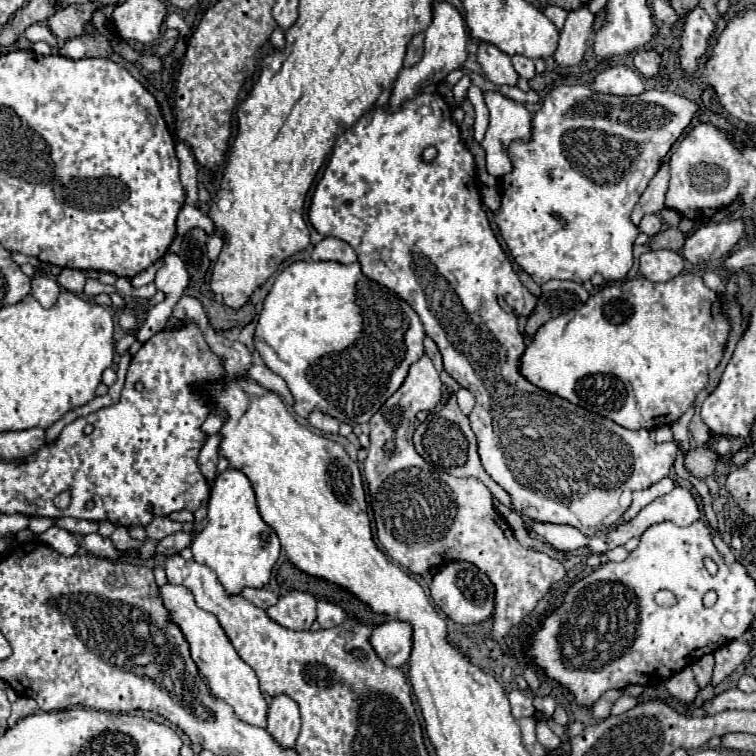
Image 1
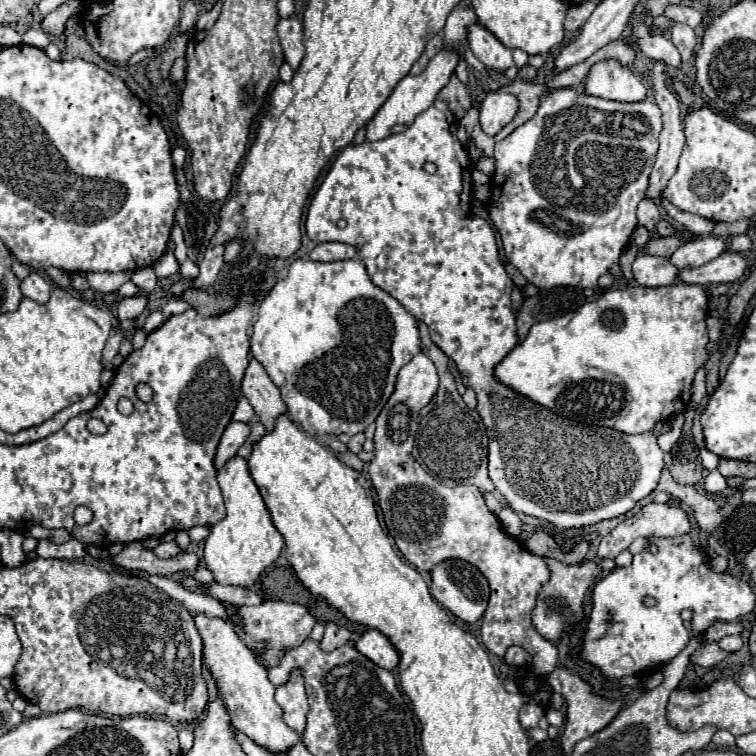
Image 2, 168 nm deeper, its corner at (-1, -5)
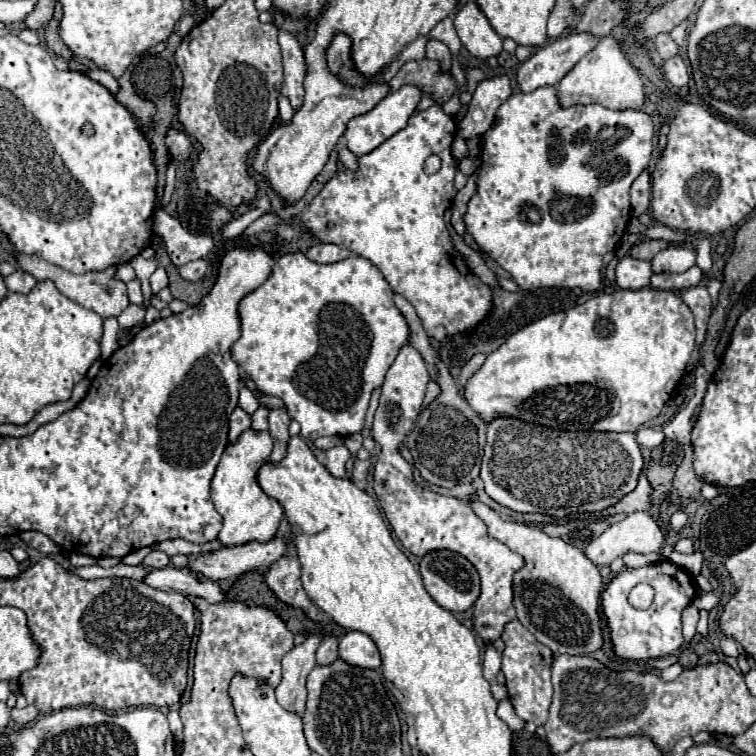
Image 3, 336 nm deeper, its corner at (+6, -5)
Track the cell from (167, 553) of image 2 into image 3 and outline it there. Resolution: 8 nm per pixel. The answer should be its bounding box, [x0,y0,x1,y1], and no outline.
[143,550,169,568]

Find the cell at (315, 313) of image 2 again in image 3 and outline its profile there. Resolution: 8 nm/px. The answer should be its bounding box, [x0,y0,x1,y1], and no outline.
[231,252,409,440]

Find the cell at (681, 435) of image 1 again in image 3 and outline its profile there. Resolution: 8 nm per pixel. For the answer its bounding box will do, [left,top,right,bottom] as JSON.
[681,284,711,344]

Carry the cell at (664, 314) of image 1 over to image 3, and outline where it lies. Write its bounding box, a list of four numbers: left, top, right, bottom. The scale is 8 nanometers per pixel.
[463,286,693,432]

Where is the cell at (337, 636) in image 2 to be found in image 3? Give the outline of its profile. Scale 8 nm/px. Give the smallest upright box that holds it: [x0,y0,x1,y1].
[317,638,337,666]

